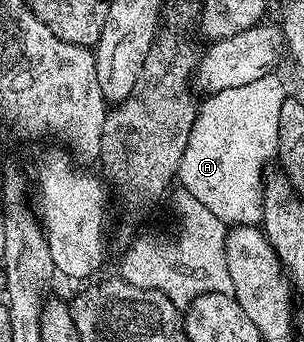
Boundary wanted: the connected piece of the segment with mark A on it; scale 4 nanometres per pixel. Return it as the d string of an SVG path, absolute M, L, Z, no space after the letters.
M269 73L250 85L209 94L199 104L178 183L226 225L256 225L263 218L264 176L267 163L276 159L278 113L285 98L283 81Z

